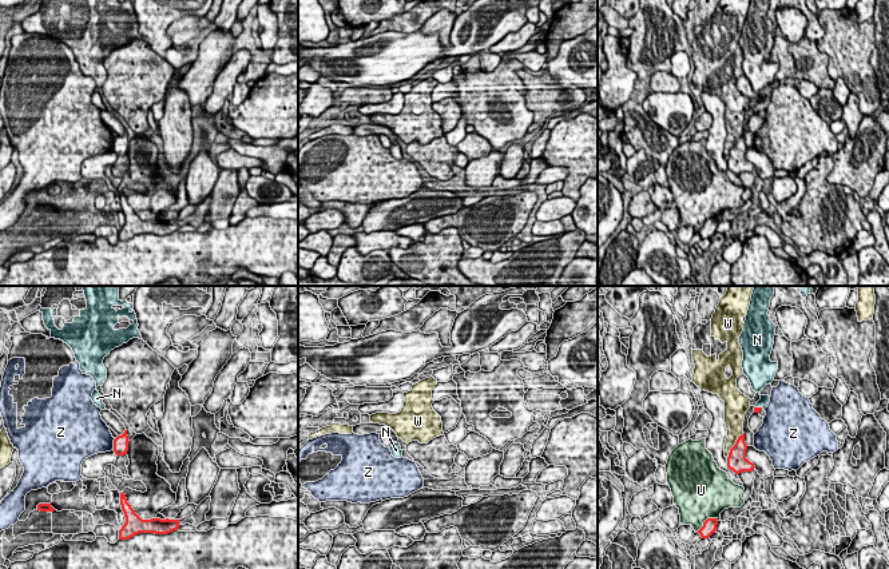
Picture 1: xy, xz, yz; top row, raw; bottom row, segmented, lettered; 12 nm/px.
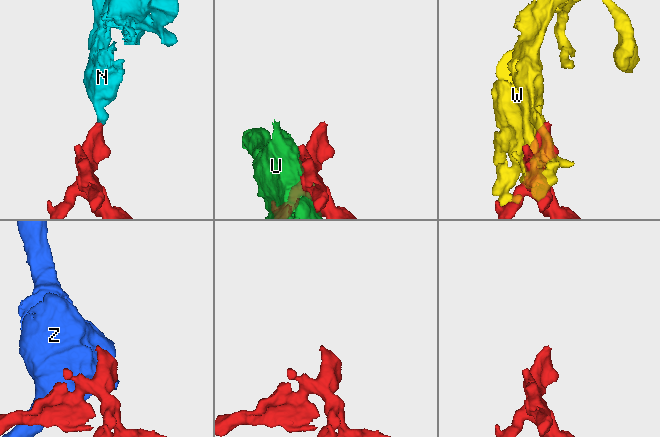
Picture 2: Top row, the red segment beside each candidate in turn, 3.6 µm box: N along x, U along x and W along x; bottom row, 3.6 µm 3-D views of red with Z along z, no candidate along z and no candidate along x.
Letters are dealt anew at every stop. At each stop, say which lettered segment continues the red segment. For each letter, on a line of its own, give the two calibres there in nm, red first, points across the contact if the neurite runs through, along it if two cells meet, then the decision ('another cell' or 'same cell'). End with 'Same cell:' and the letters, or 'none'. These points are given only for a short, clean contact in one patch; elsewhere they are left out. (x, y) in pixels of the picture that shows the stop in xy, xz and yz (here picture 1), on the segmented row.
N: 60/120 nm | across yz (755, 409), (759, 408), (761, 396), (757, 388) | same cell
U: 160/480 nm | another cell
W: 240/220 nm | another cell
Z: 190/380 nm | along xy (115, 438), (112, 449) | another cell
Same cell: N

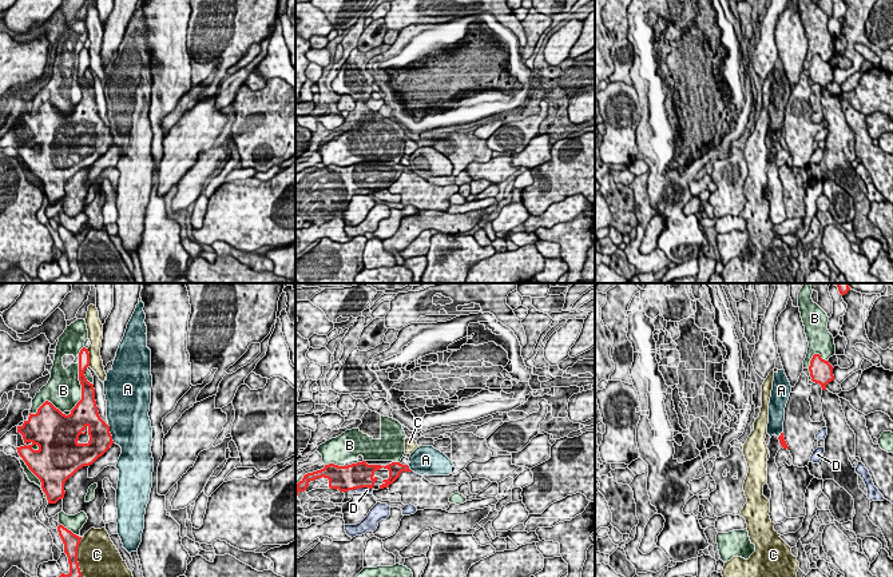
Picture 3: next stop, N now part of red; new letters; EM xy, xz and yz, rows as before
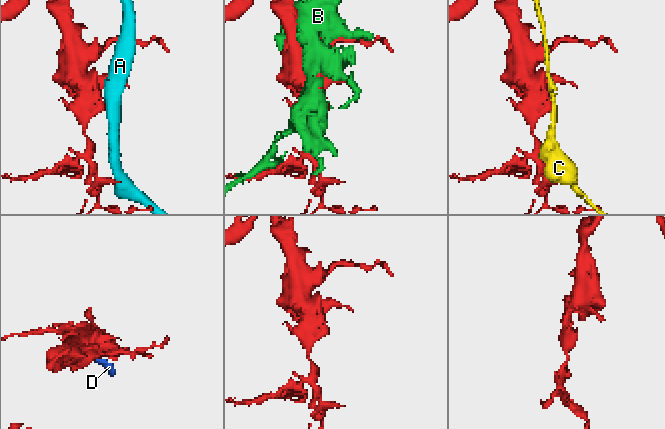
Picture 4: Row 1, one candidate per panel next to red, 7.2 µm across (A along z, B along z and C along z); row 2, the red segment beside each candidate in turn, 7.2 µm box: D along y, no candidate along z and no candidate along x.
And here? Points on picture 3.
A: 280/480 nm | along xy (107, 425), (114, 442) | another cell
B: 240/420 nm | another cell
C: 200/480 nm | another cell
D: 320/70 nm | same cell
Same cell: D

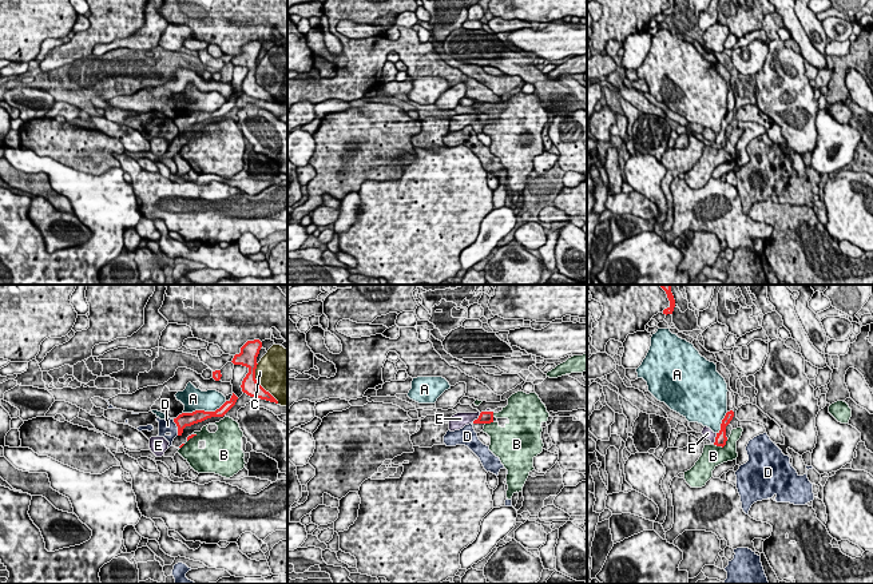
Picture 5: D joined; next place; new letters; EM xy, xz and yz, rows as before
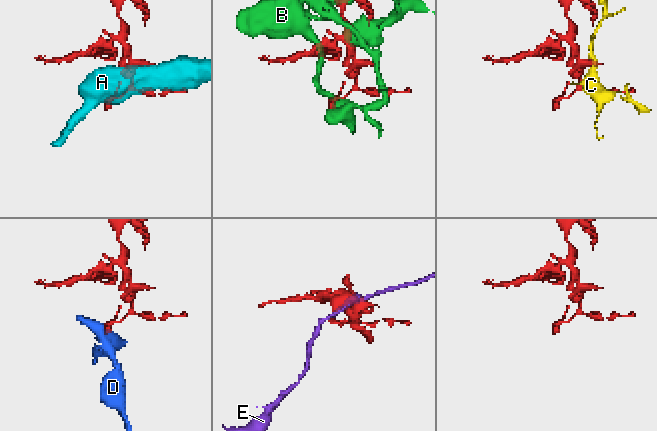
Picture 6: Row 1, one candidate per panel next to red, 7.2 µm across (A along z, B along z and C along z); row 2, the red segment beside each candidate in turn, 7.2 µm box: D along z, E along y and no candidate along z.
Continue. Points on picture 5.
A: 160/280 nm | another cell
B: 140/260 nm | another cell
C: 200/480 nm | another cell
D: 170/160 nm | along xy (173, 420), (178, 434) | another cell
E: 160/190 nm | along xz (480, 413), (472, 422) | another cell
Same cell: none

